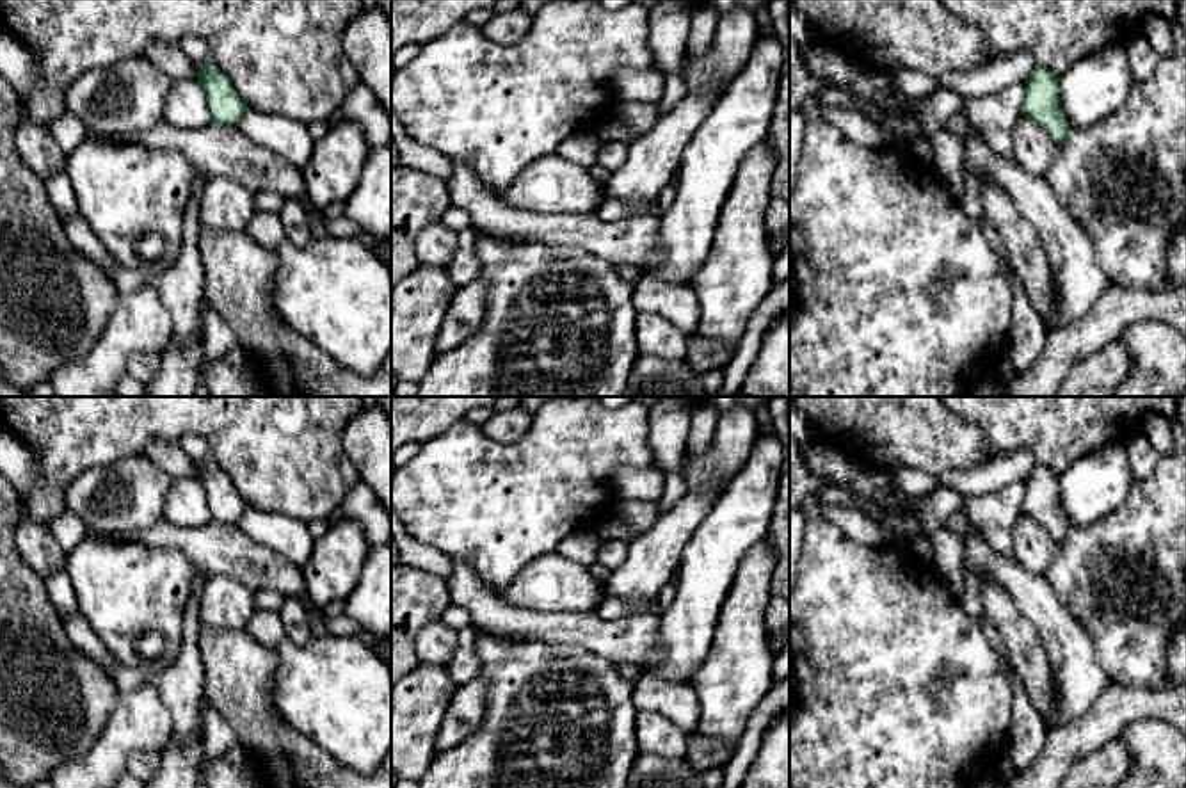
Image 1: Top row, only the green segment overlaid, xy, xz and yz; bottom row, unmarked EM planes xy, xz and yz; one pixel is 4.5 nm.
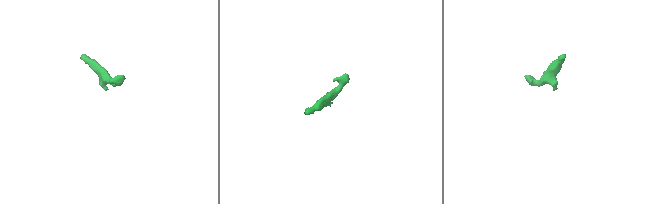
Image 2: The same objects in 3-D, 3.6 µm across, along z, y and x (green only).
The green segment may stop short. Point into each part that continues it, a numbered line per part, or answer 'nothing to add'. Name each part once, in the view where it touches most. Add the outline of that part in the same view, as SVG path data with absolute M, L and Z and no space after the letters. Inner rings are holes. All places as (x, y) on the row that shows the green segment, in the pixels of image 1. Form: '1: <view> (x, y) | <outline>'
1: xz (632, 274) | M628 267L626 270L619 272L622 279L629 283L637 283L640 279L640 269L638 267Z

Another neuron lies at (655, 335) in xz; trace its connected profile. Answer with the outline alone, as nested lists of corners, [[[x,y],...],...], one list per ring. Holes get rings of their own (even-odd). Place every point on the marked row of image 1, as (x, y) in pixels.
[[[637,311],[635,338],[640,354],[656,356],[661,361],[686,359],[688,336],[656,313]]]

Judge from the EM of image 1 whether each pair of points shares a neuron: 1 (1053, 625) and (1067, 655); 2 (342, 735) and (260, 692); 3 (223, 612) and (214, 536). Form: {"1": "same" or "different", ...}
{"1": "same", "2": "different", "3": "different"}

